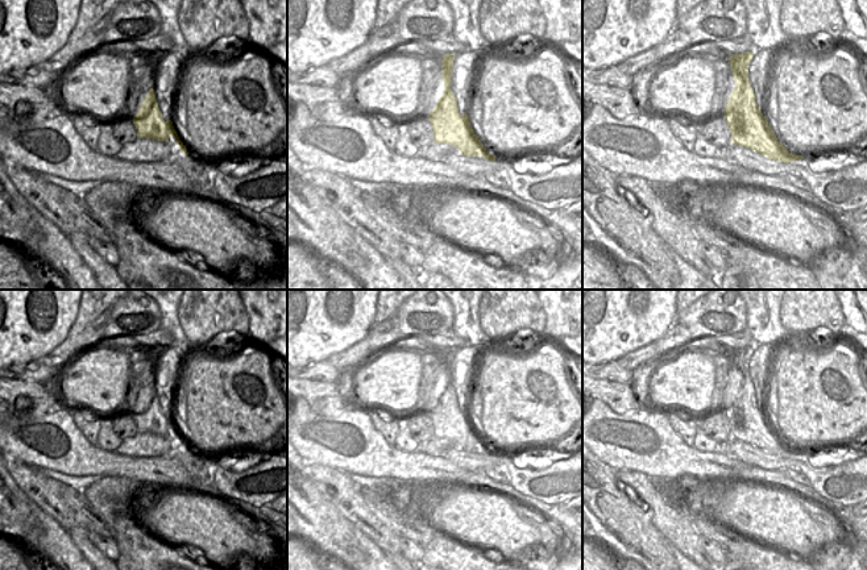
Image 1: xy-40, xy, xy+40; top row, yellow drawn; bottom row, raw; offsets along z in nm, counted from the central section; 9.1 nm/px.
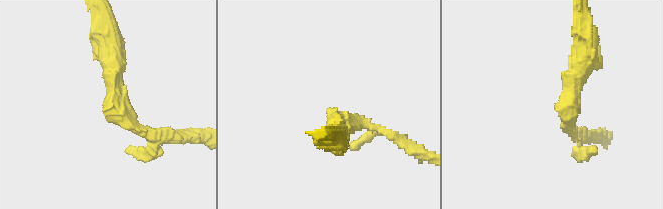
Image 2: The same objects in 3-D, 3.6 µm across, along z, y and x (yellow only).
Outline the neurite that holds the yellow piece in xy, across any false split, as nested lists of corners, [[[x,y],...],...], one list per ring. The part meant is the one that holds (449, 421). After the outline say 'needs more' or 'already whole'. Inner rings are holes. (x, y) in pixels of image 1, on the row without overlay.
[[[444,349],[441,355],[441,373],[444,386],[434,405],[427,411],[432,419],[434,436],[456,441],[462,450],[484,452],[495,455],[495,450],[486,446],[482,437],[474,429],[466,408],[460,409],[457,394],[449,383],[455,350]]]; already whole

